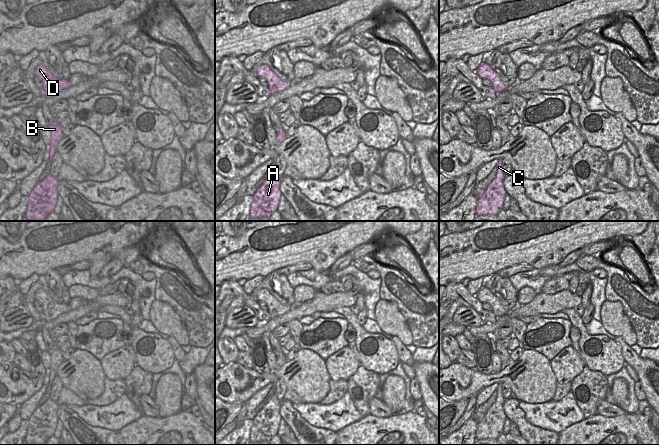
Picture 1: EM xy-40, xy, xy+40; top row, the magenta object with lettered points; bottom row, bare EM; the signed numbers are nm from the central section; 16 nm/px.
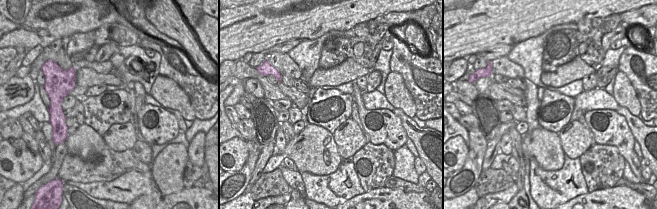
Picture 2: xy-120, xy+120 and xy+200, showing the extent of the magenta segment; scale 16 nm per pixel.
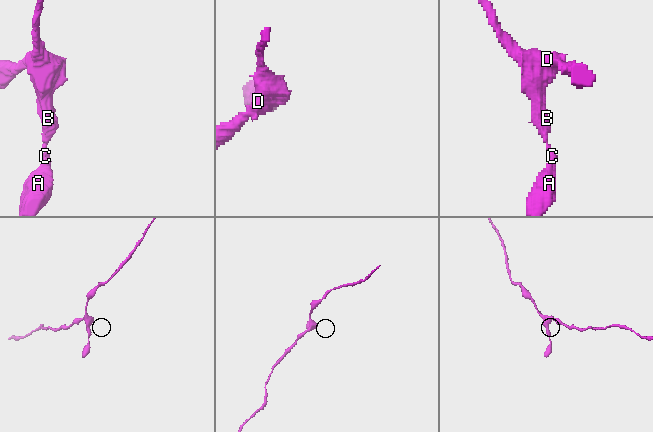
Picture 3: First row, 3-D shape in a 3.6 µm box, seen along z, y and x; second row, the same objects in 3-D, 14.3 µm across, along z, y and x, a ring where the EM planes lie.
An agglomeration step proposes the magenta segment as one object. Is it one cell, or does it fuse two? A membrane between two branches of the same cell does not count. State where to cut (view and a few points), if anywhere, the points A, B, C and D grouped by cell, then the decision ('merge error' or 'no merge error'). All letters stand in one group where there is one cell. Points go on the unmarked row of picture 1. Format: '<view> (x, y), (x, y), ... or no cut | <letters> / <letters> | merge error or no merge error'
no cut | A B C D | no merge error

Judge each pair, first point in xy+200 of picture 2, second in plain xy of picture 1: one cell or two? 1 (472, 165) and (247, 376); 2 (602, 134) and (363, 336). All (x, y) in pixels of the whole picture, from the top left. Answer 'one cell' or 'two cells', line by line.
1: two cells
2: one cell

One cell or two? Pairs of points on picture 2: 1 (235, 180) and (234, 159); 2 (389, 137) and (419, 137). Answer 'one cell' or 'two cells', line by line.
1: two cells
2: two cells

